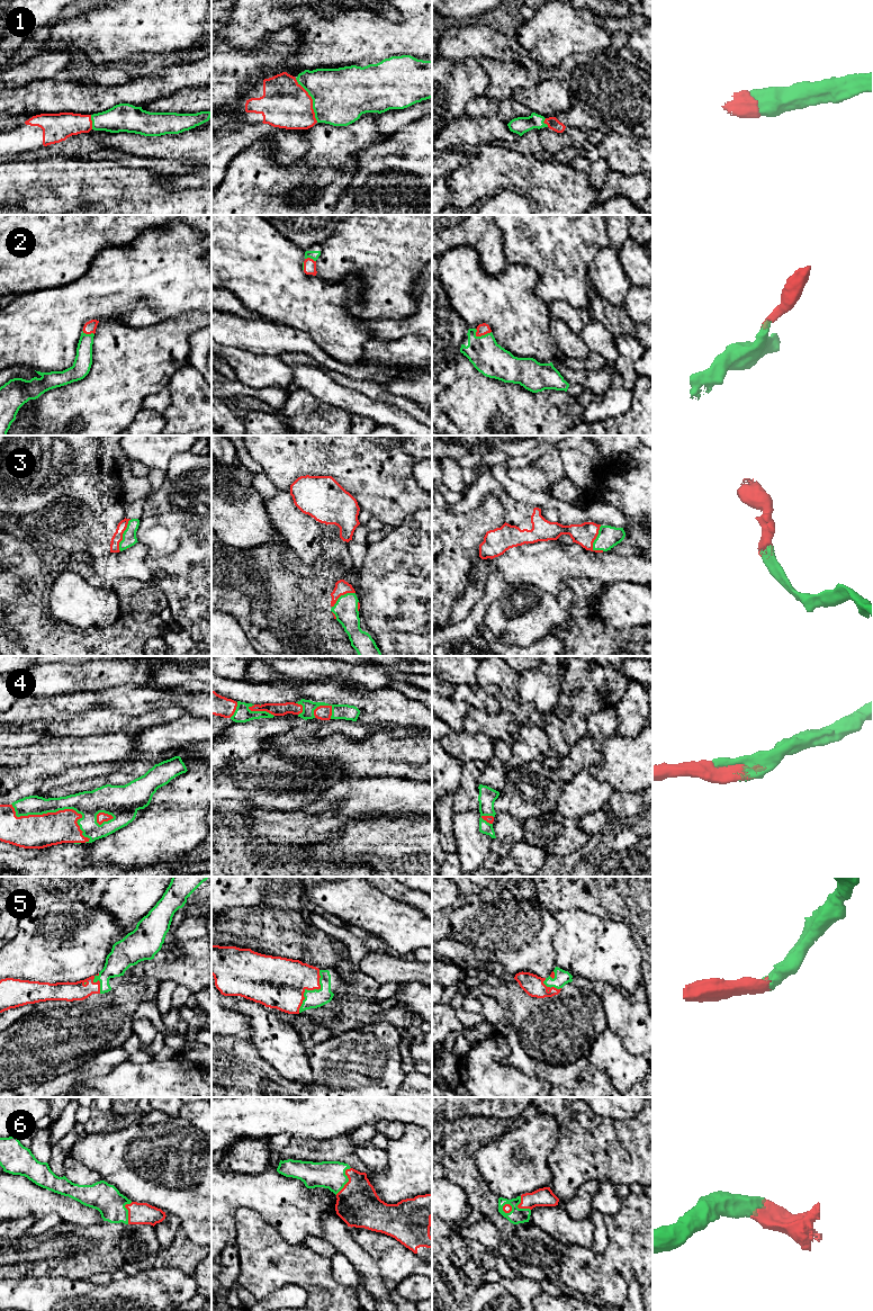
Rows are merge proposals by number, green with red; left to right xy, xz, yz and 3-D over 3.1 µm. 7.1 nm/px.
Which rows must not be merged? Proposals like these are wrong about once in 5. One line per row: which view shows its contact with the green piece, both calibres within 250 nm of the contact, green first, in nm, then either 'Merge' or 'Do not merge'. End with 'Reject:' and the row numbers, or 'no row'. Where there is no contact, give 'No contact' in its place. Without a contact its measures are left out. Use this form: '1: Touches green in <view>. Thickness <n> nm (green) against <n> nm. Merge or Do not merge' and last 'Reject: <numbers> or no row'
1: Touches green in xz. Thickness 400 nm (green) against 340 nm. Merge
2: Touches green in yz. Thickness 240 nm (green) against 80 nm. Merge
3: Touches green in yz. Thickness 150 nm (green) against 160 nm. Merge
4: Touches green in xy. Thickness 190 nm (green) against 240 nm. Merge
5: Touches green in xz. Thickness 130 nm (green) against 360 nm. Merge
6: Touches green in xz. Thickness 200 nm (green) against 300 nm. Merge
Reject: no row

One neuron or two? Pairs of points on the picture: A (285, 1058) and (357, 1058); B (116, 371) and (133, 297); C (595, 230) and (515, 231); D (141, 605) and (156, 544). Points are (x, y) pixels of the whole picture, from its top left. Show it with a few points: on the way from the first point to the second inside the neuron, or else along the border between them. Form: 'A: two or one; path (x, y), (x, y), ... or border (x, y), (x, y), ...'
A: two; border (305, 1050), (314, 1079), (312, 1084)
B: two; border (100, 321), (122, 321), (133, 326), (153, 324)
C: one; path (575, 230), (536, 231)
D: two; border (151, 581), (163, 593), (167, 602)

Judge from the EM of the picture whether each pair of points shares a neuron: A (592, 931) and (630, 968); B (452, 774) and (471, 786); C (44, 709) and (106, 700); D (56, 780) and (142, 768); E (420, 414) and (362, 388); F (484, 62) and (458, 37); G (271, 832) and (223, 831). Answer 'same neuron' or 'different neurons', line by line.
A: same neuron
B: different neurons
C: same neuron
D: different neurons
E: same neuron
F: different neurons
G: same neuron

